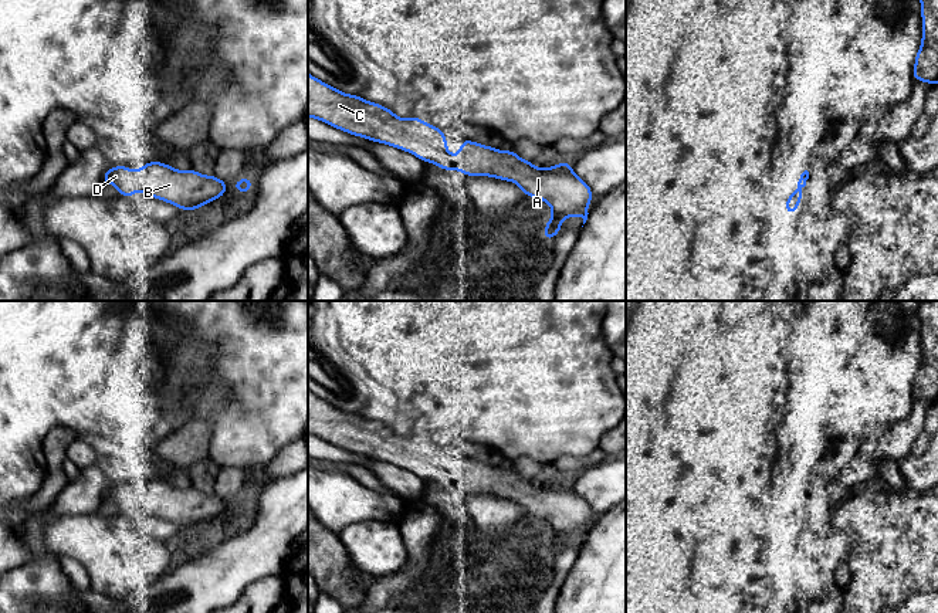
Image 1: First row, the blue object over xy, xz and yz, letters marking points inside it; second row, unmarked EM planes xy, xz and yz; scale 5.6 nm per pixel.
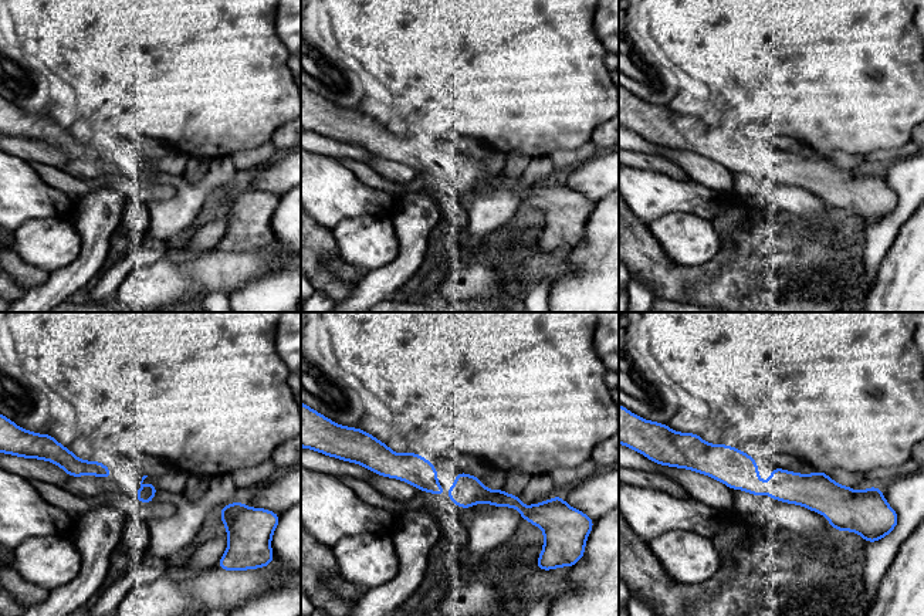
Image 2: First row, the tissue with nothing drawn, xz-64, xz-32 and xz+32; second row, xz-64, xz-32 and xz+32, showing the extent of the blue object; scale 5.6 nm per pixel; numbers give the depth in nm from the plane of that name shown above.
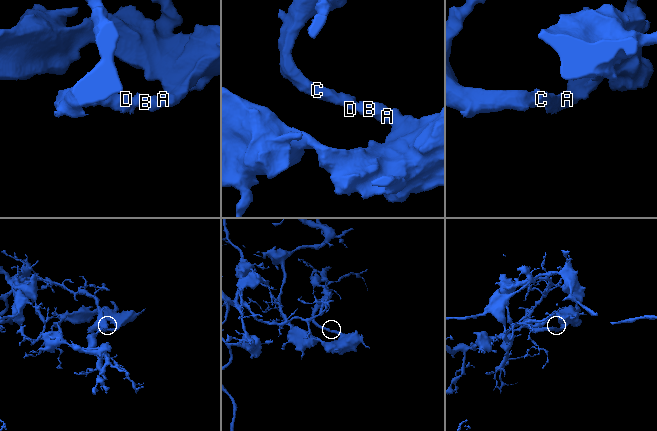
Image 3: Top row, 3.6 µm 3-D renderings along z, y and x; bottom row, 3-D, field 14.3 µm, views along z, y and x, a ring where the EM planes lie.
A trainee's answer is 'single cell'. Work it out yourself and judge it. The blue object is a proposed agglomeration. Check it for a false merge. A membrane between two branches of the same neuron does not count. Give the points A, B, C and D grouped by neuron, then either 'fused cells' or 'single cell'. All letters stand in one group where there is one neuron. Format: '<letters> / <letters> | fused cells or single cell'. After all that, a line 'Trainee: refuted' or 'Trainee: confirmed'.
A B C D | single cell
Trainee: confirmed

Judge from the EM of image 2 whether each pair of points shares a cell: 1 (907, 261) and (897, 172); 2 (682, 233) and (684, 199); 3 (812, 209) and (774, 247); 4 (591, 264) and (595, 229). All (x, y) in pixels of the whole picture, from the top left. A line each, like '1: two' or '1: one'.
1: two
2: two
3: two
4: one

